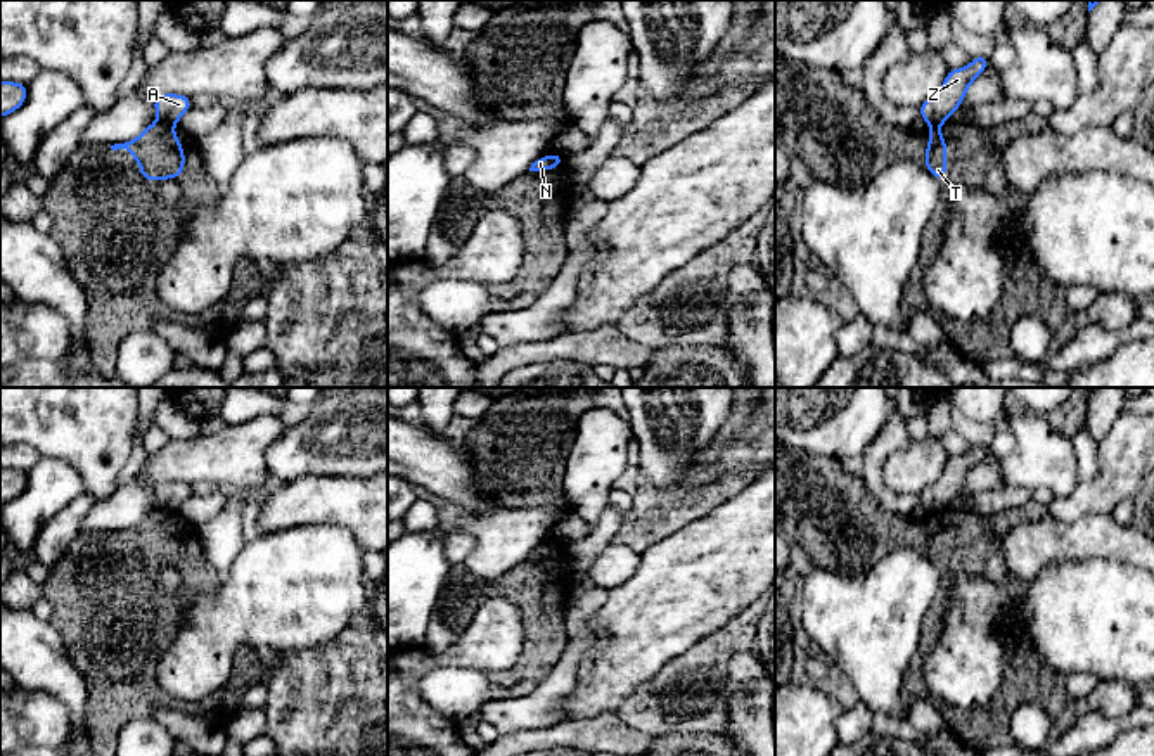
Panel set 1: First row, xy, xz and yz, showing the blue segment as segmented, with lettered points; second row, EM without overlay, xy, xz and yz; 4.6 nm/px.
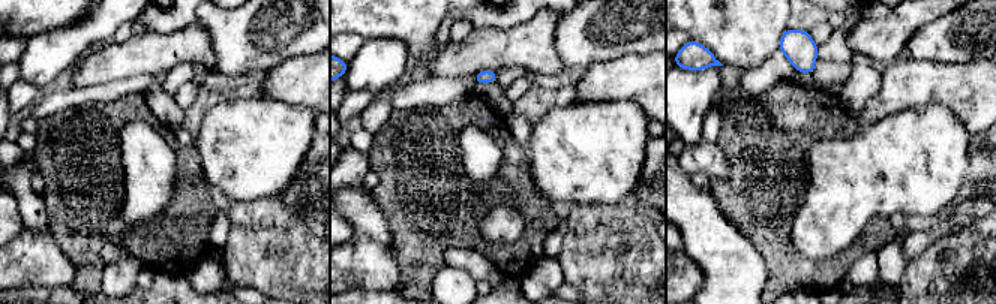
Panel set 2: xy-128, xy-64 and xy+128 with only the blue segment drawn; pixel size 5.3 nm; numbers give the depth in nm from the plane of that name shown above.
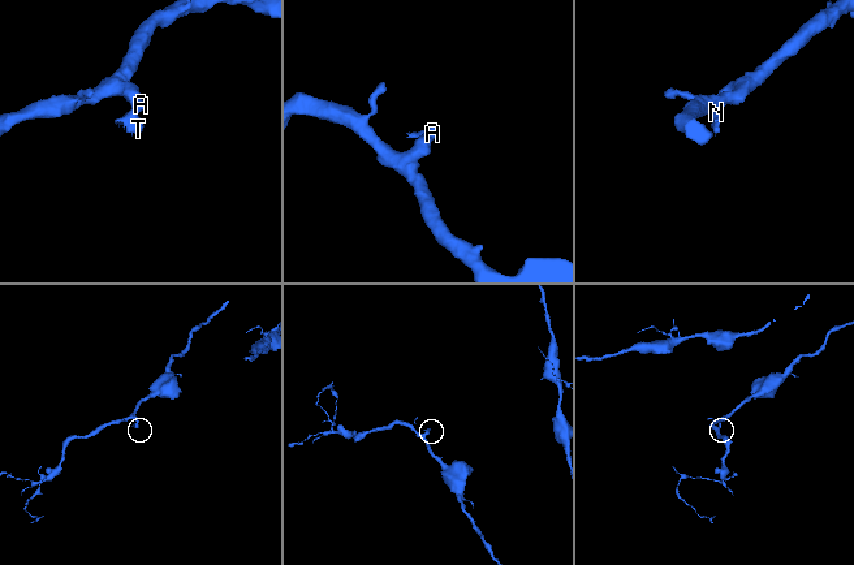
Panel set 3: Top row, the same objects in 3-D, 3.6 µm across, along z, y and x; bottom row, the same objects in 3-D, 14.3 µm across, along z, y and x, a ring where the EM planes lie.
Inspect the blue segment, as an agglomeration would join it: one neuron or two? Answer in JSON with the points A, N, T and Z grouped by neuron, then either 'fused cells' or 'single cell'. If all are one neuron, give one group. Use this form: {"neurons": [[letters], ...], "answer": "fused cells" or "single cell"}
{"neurons": [["A", "Z"], ["N", "T"]], "answer": "fused cells"}

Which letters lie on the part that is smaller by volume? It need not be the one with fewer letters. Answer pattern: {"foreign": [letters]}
{"foreign": ["N", "T"]}

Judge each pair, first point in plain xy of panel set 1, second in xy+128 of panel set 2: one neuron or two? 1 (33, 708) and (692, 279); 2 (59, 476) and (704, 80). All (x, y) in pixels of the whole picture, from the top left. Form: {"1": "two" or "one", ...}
{"1": "one", "2": "one"}

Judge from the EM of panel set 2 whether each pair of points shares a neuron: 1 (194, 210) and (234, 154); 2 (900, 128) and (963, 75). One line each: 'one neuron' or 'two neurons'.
1: two neurons
2: two neurons

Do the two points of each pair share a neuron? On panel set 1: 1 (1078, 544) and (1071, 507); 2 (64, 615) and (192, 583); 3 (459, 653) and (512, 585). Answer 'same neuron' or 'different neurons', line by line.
1: different neurons
2: same neuron
3: different neurons

